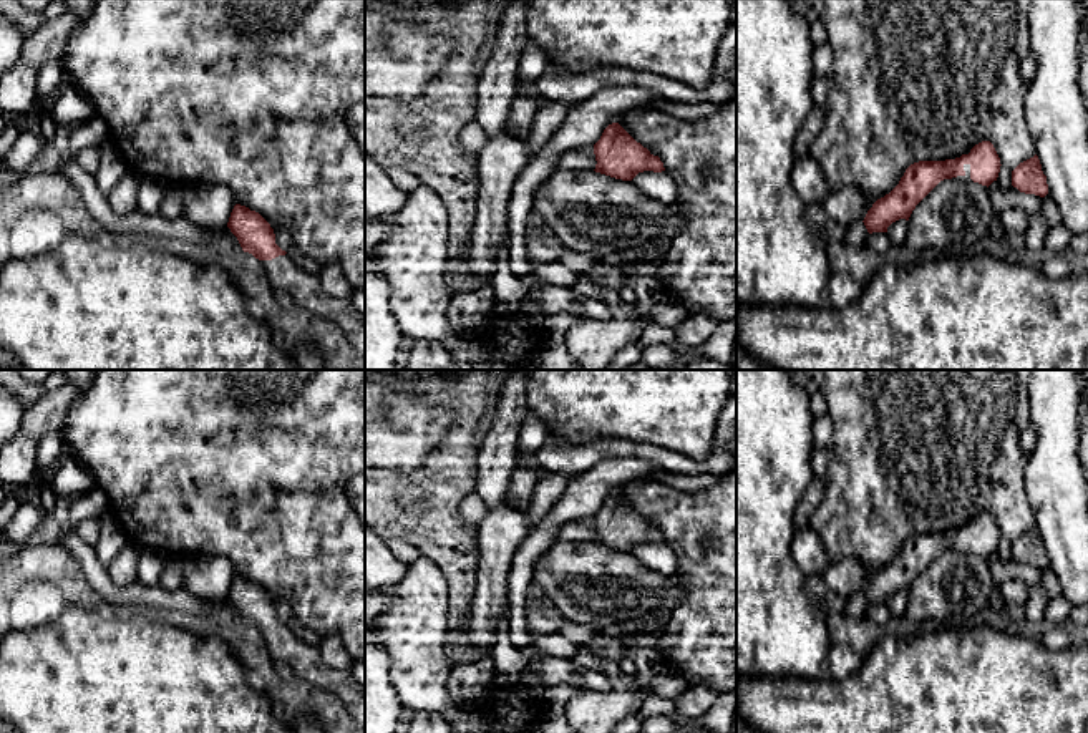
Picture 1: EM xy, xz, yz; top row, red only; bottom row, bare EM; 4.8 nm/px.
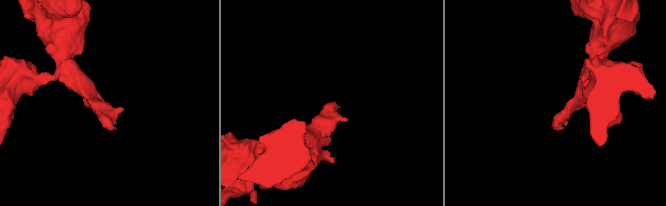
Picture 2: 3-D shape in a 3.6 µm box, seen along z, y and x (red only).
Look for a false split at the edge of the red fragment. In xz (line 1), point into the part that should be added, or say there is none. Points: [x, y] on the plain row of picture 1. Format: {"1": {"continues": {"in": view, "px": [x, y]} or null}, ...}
{"1": {"continues": null}}

